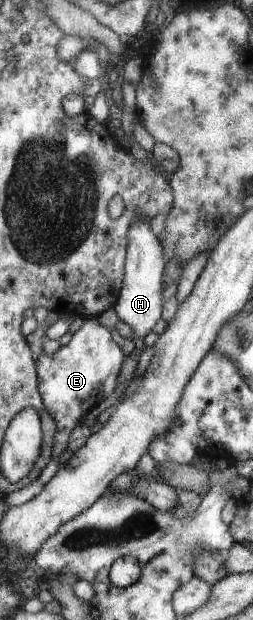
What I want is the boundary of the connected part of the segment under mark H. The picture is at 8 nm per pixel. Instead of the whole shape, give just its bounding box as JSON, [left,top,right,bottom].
[112,215,166,338]

